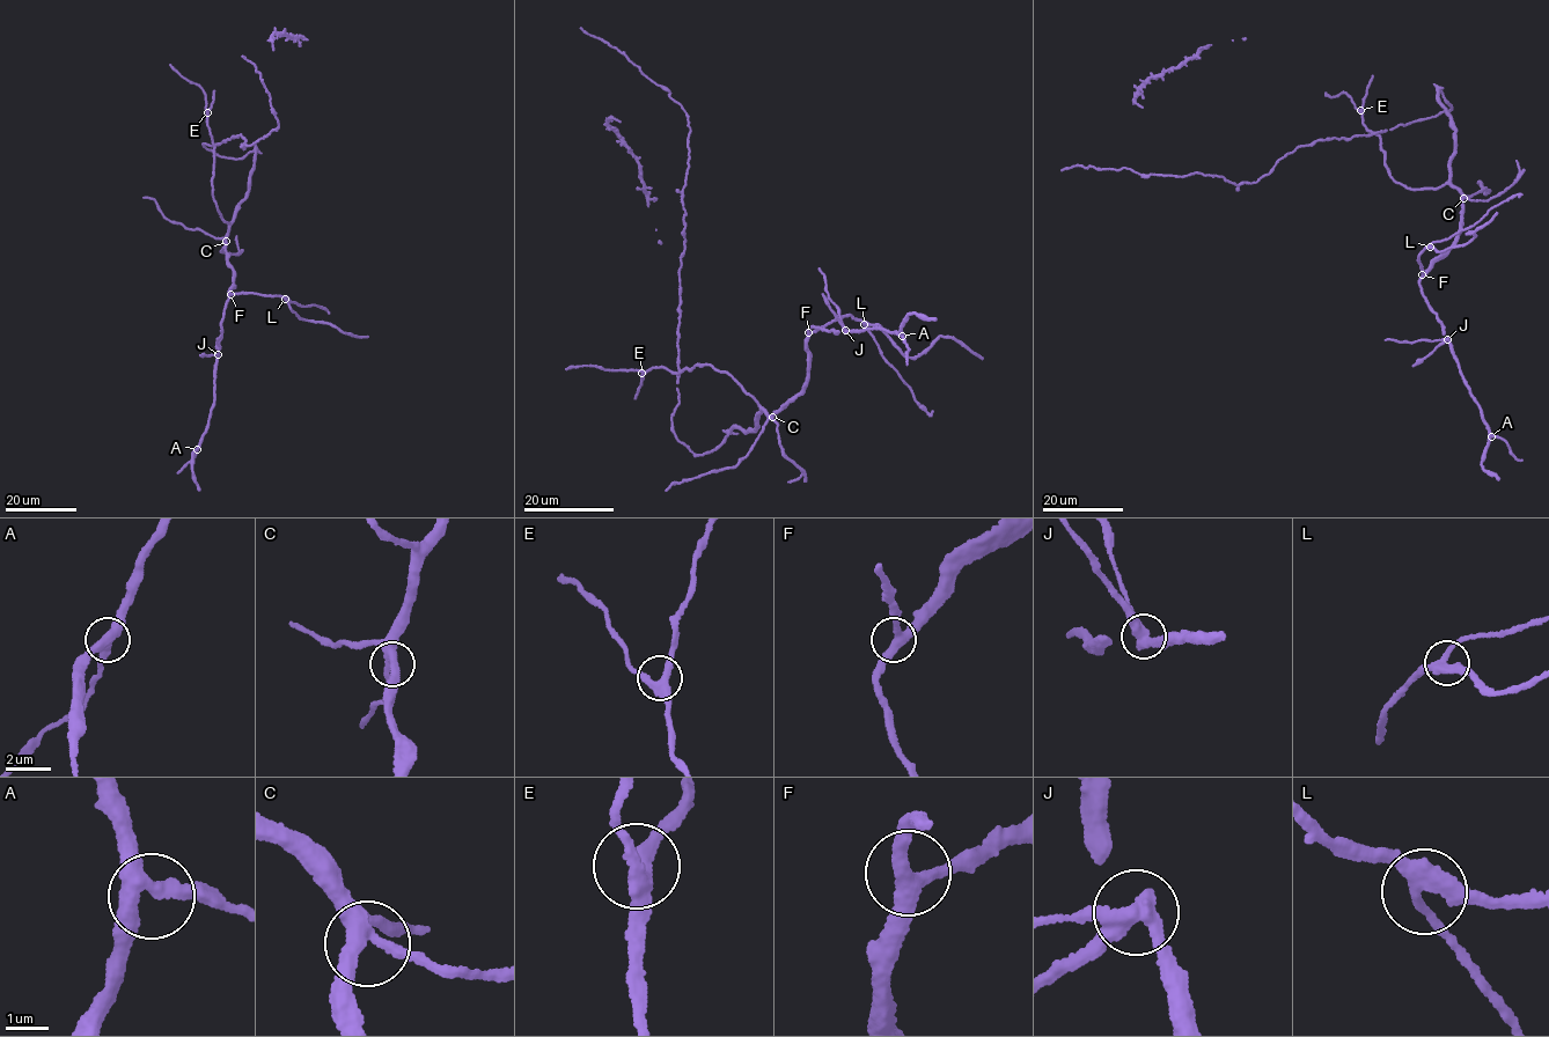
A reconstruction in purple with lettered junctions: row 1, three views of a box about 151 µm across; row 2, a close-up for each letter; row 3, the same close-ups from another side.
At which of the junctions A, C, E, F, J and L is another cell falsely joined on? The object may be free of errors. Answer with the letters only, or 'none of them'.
J

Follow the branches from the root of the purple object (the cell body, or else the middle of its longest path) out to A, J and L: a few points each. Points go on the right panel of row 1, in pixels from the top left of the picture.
A: (1370, 133), (1379, 132), (1392, 179), (1416, 189), (1447, 183), (1461, 195), (1458, 240), (1419, 285), (1491, 436)
J: (1370, 133), (1379, 132), (1392, 179), (1416, 189), (1447, 183), (1461, 195), (1458, 240), (1419, 281), (1447, 339)
L: (1370, 133), (1379, 132), (1392, 179), (1461, 195), (1458, 240), (1423, 274), (1418, 257), (1430, 247)

